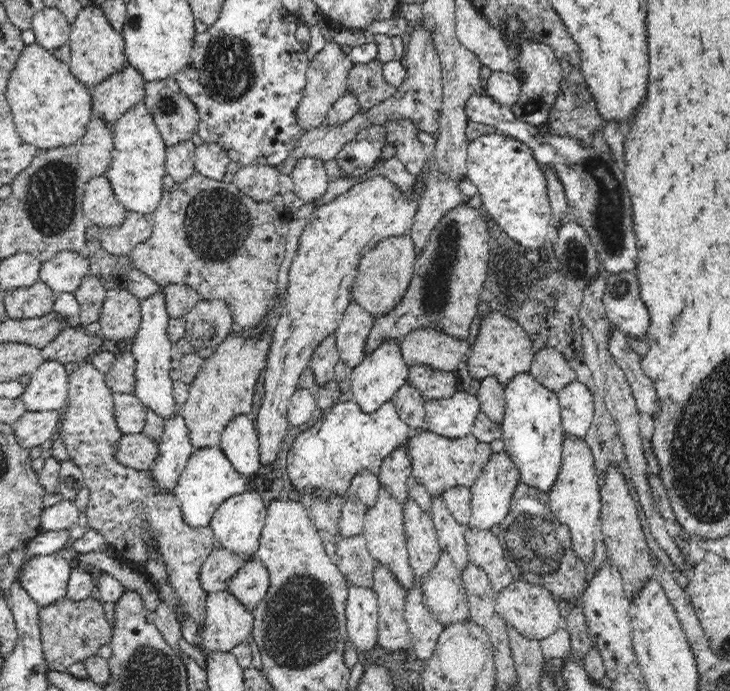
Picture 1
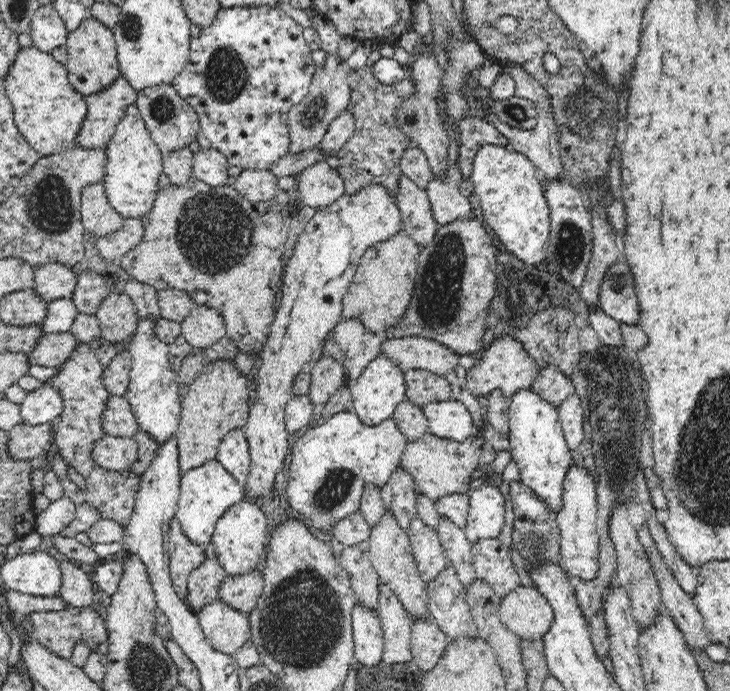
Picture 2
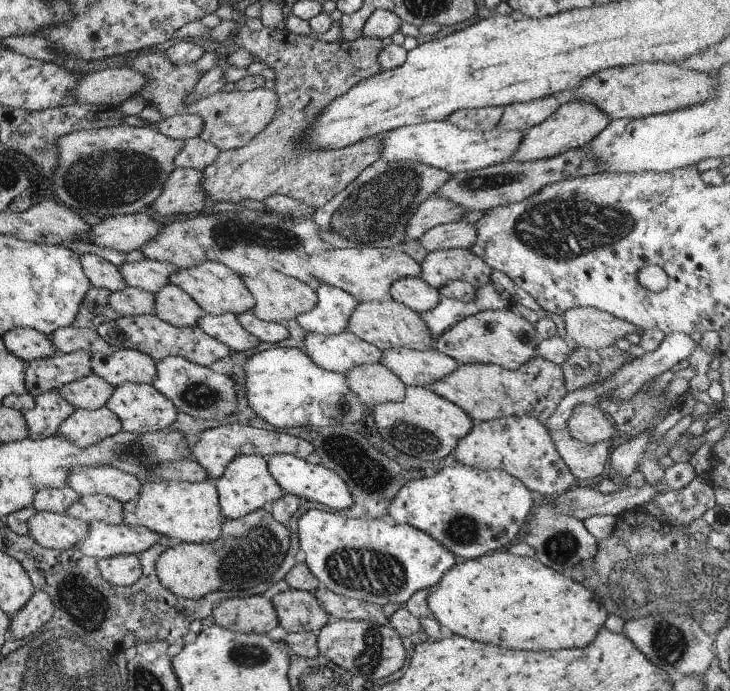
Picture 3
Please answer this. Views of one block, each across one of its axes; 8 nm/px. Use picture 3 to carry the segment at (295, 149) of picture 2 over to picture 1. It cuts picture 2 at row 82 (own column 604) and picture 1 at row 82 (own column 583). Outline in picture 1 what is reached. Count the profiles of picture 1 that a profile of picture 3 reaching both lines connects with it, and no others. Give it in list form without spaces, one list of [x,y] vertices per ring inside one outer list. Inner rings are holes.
[[[335,41],[326,42],[321,51],[316,53],[307,70],[307,83],[304,89],[304,96],[296,108],[296,119],[302,125],[304,132],[315,129],[317,126],[326,124],[326,118],[330,107],[348,91],[347,75],[344,67],[345,54],[341,46]]]

